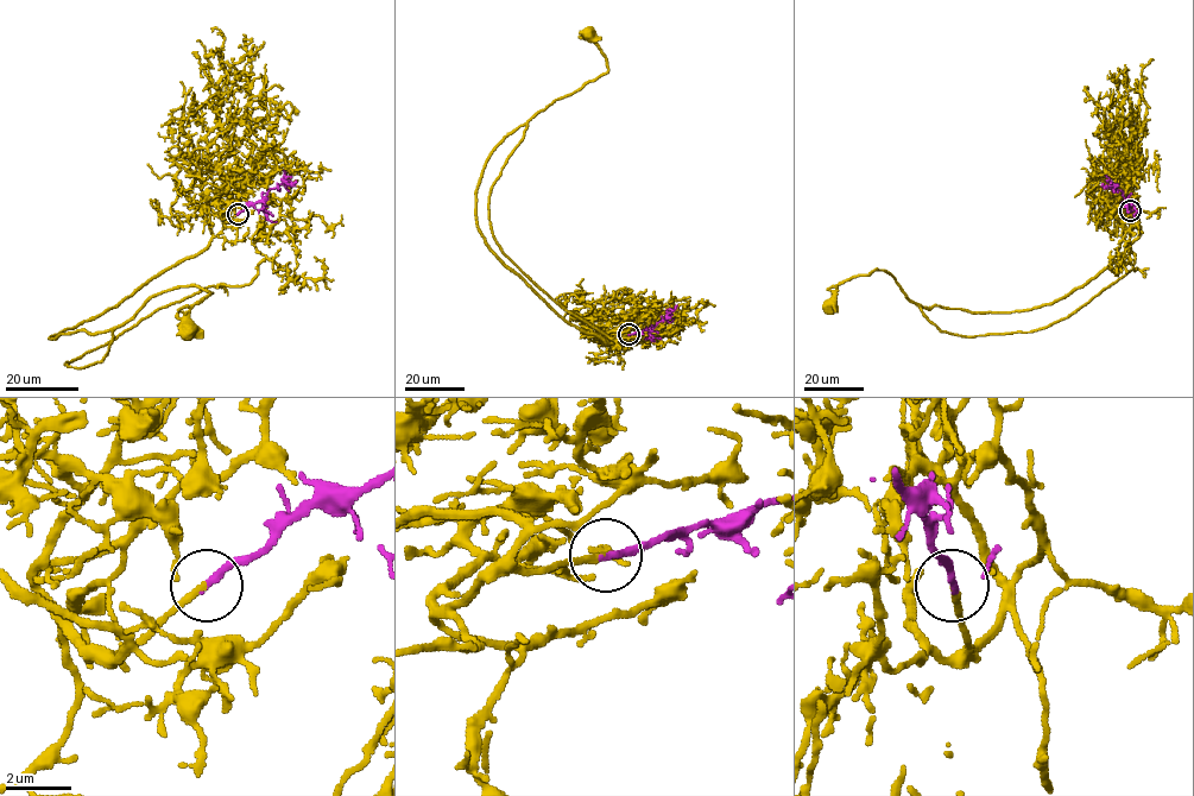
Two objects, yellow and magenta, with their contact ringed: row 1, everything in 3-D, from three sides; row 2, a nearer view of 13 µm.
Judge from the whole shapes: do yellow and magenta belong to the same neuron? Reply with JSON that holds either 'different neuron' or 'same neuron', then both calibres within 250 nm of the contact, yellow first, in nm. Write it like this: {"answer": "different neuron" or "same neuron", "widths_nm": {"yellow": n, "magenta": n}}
{"answer": "same neuron", "widths_nm": {"yellow": 190, "magenta": 240}}

